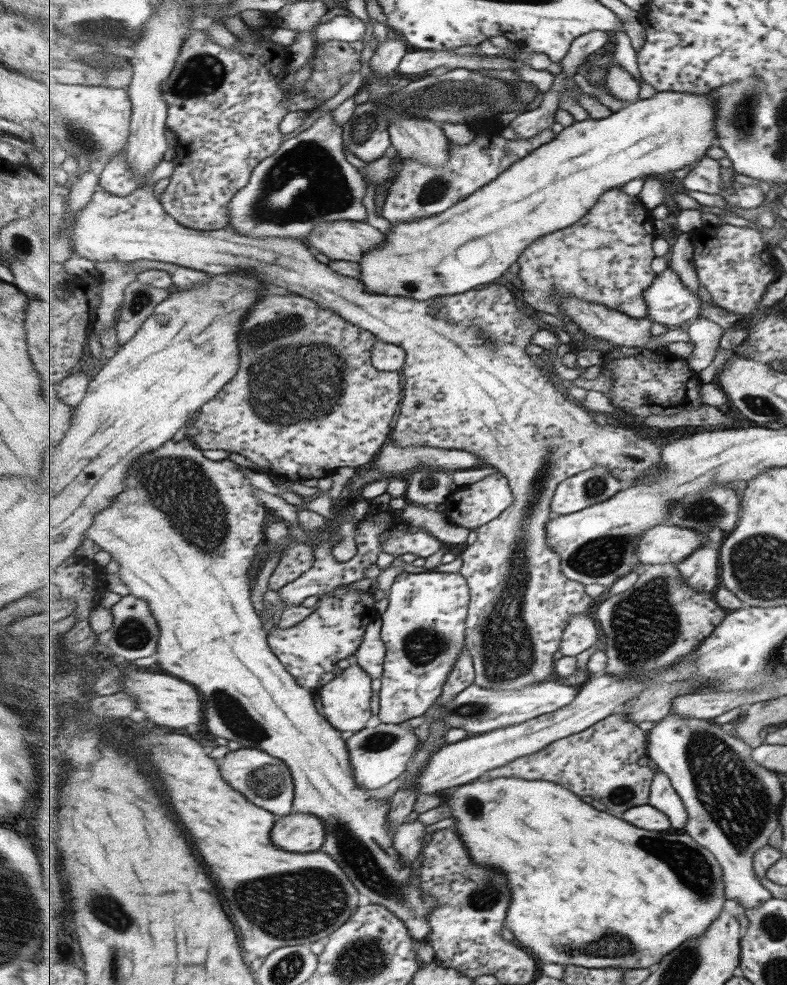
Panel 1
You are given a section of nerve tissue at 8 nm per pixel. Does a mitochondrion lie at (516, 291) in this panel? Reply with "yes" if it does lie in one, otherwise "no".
no

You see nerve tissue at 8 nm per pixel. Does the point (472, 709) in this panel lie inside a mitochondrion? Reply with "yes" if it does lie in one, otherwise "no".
yes

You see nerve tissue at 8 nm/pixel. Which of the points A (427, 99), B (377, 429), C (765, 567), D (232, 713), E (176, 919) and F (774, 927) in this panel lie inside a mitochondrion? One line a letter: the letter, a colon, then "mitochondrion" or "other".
A: mitochondrion
B: other
C: mitochondrion
D: mitochondrion
E: other
F: mitochondrion

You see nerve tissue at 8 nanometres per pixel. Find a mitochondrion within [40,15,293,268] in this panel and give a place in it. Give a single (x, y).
(202, 75)

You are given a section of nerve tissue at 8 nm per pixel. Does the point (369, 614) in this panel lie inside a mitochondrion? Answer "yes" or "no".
no

